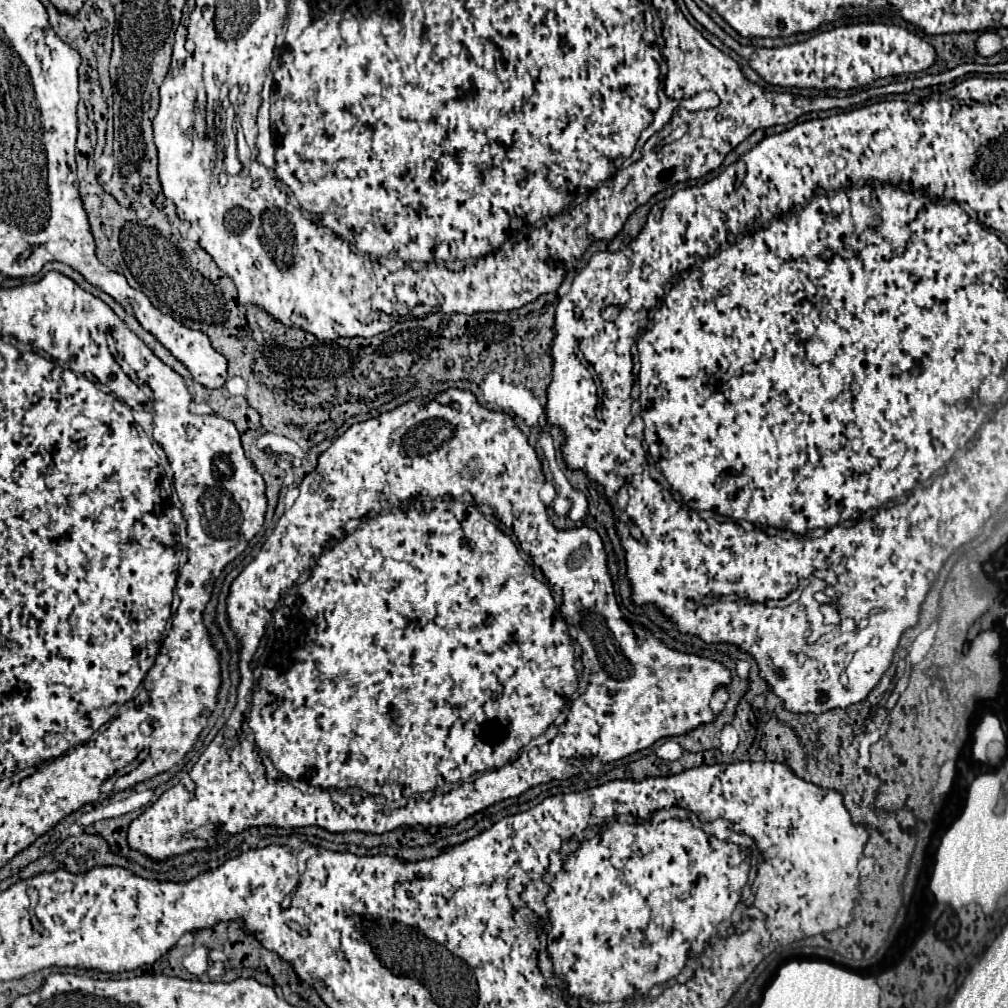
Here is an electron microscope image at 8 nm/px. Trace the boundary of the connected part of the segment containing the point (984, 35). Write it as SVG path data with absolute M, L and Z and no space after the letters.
M982 31L976 39L976 51L982 57L992 57L1002 51L1002 37L994 31Z

